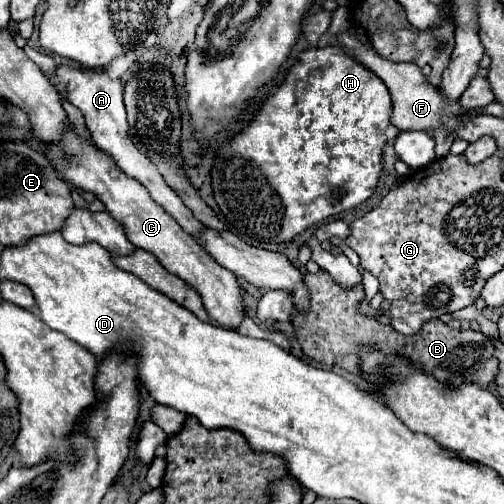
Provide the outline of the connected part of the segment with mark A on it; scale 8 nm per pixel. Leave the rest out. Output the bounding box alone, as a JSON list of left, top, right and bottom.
[56,67,206,237]

